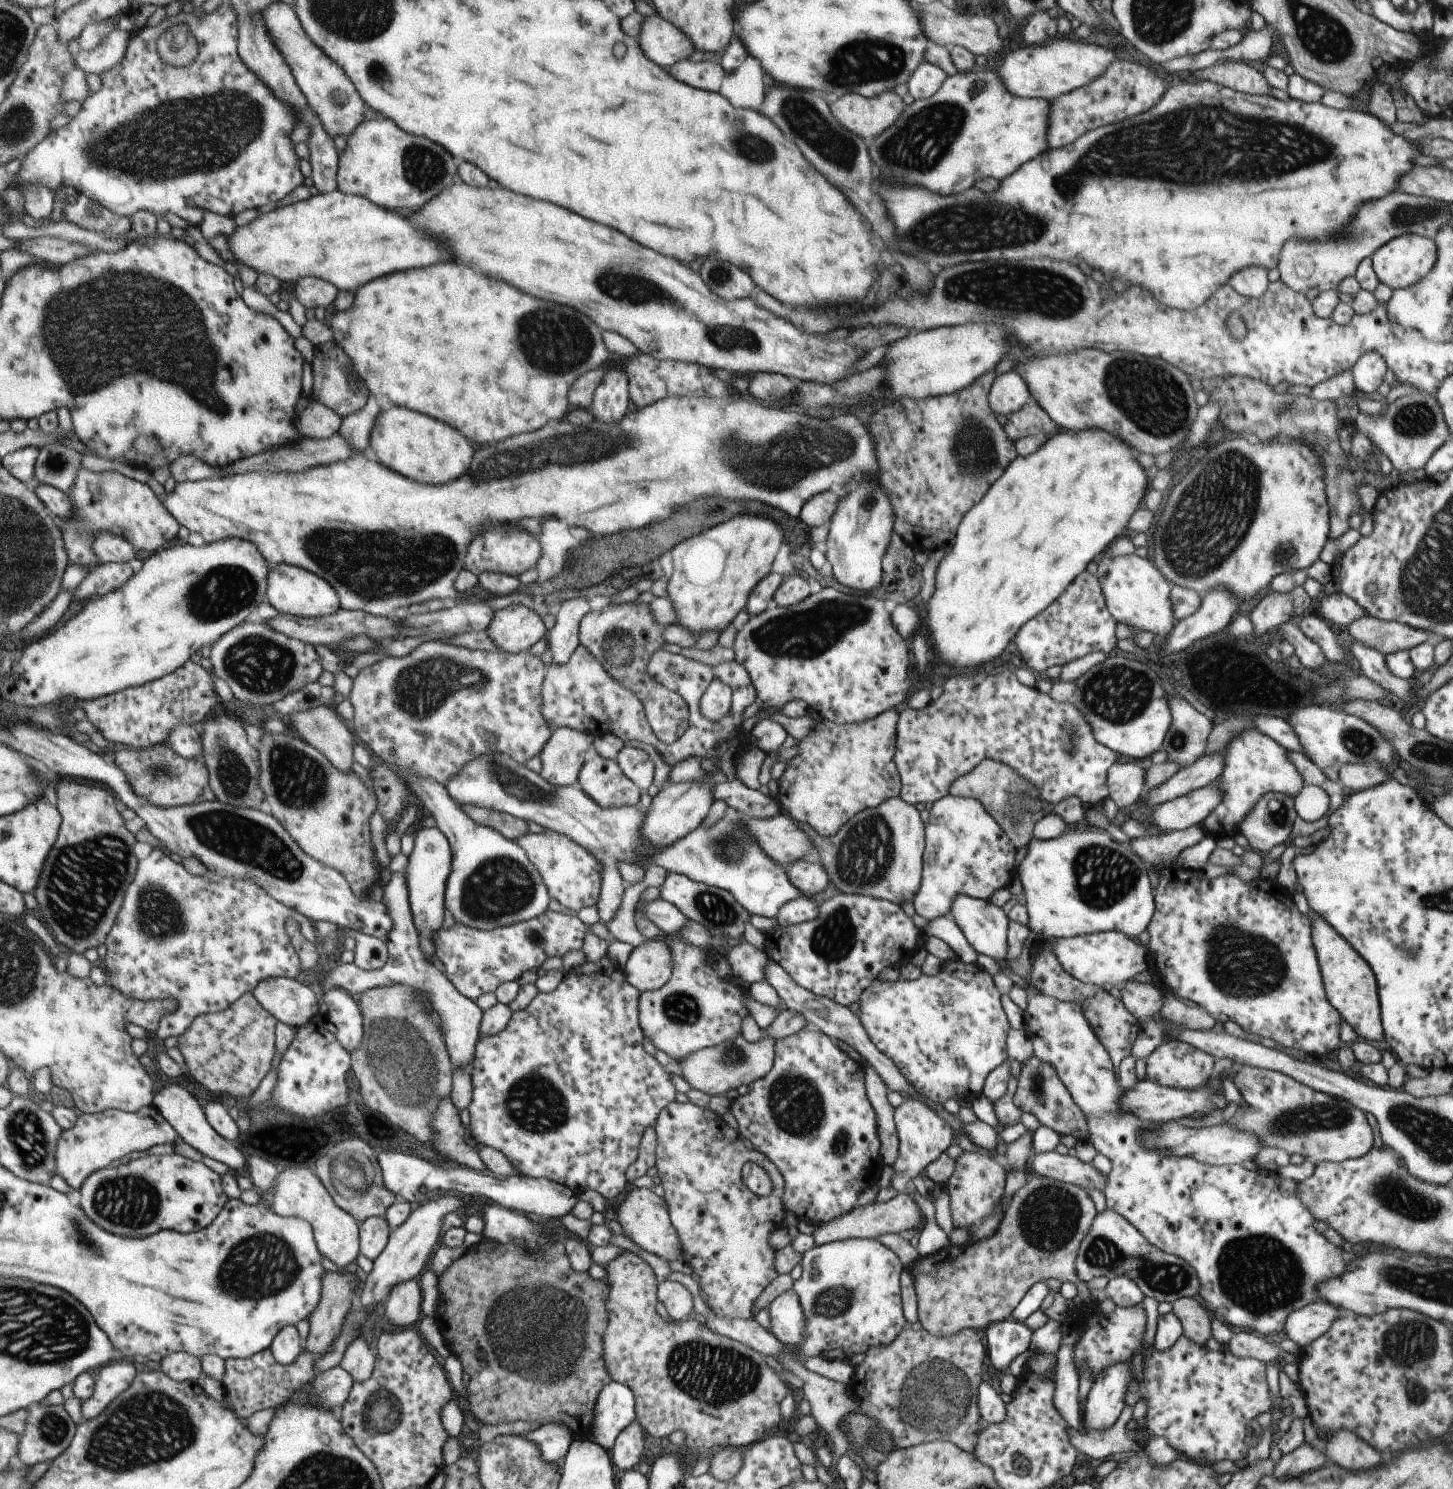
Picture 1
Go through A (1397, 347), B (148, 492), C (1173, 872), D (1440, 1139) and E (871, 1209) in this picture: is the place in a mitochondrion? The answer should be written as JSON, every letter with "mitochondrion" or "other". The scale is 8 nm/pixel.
{"A":"other","B":"other","C":"other","D":"mitochondrion","E":"other"}

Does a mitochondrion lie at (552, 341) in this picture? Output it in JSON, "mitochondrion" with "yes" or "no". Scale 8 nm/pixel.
{"mitochondrion":"yes"}

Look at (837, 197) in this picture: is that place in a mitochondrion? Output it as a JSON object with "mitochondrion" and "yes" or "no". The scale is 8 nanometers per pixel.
{"mitochondrion":"no"}

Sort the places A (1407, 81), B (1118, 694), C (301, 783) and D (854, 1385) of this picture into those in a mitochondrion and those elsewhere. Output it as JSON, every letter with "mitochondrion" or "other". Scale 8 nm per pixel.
{"A":"other","B":"mitochondrion","C":"mitochondrion","D":"other"}

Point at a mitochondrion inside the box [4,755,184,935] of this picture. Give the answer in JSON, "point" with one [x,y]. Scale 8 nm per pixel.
{"point":[158,773]}

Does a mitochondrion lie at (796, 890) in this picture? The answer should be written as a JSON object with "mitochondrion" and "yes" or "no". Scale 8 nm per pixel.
{"mitochondrion":"no"}

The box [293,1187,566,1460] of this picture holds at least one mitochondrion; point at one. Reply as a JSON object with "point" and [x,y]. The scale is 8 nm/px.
{"point":[381,1411]}

